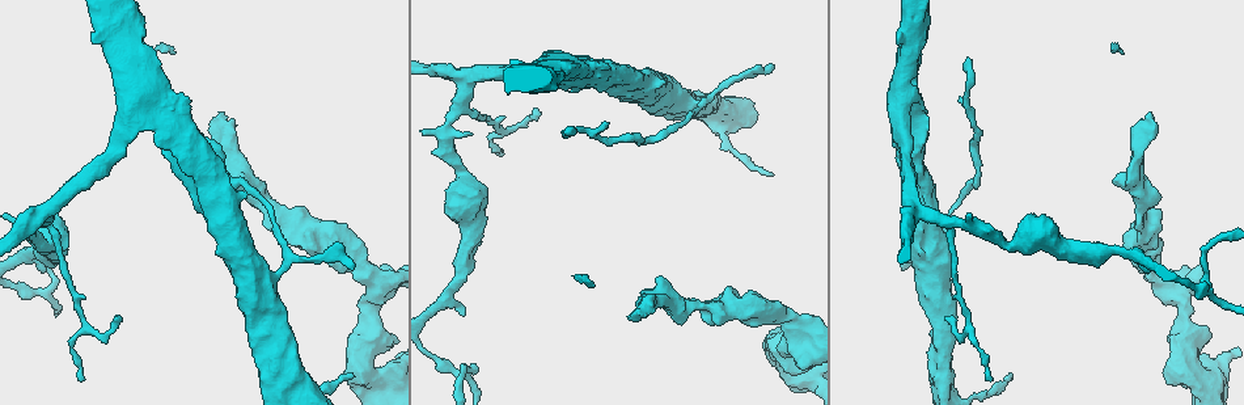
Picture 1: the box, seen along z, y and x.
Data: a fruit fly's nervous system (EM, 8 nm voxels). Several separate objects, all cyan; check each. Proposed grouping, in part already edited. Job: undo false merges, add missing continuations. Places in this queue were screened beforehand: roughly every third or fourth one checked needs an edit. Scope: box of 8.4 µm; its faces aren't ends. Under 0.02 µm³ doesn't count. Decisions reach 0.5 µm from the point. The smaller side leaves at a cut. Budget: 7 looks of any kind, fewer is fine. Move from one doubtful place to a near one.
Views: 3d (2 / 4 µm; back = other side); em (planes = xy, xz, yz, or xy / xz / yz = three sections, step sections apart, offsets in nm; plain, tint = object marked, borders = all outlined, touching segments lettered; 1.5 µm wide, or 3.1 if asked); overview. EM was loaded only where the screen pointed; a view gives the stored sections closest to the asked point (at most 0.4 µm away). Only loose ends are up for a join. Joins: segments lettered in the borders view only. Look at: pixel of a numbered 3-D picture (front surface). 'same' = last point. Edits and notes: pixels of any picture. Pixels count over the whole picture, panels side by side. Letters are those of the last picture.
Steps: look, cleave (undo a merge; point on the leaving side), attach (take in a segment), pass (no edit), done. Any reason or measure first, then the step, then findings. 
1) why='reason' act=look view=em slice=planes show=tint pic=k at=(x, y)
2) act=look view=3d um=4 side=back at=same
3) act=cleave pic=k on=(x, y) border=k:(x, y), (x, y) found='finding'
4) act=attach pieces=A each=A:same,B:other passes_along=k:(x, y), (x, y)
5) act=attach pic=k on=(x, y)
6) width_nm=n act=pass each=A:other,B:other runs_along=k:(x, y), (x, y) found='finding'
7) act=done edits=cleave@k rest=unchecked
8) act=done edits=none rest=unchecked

why='sudden change in width' act=look view=em slice=yz step=4 show=borders pic=1 at=(691, 104)

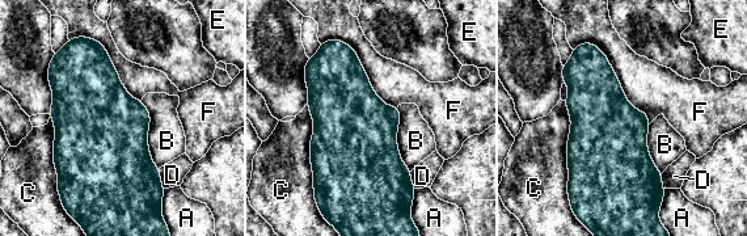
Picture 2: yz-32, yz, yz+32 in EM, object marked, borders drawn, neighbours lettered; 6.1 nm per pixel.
act=pass each=A:other,B:other,C:other,D:other,E:other,F:other border=2:(564, 101), (568, 199), (591, 231) found='one neuron here'

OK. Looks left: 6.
why='tapers out' act=look view=em slice=planes show=borders pic=1 at=(952, 319)

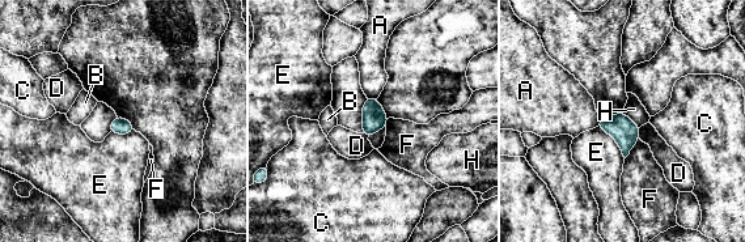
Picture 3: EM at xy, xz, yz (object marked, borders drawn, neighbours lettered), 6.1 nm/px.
longest_contact=E:260nm act=pass each=A:other,B:other,C:other,D:other,E:other,F:other,H:other border=3:(385, 126), (368, 138) found='no lettered segment goes on from it'

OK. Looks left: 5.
why='an open end' act=look view=3d um=2 pic=1 at=(566, 133)

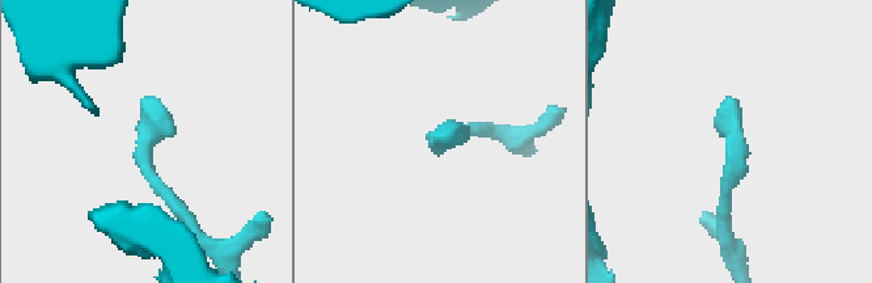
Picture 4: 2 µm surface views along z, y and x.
why='need the tissue' act=look view=em slice=xz step=4 show=tint pic=4 at=(735, 102)

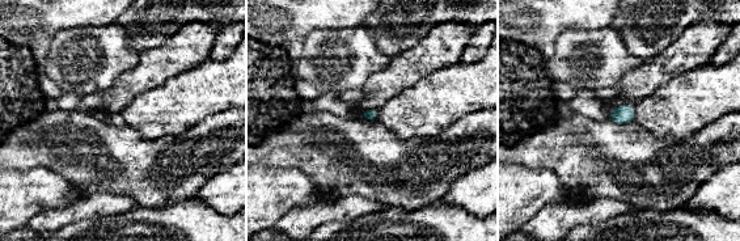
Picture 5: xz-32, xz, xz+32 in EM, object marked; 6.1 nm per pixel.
act=look view=em slice=planes show=borders at=same

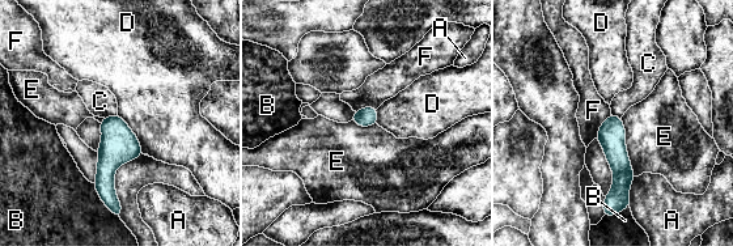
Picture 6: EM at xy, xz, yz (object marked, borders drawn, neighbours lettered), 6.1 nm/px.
width_nm=120 act=pass each=A:other,B:other,C:other,D:other,E:other,F:other runs_along=6:(613, 118), (619, 193), (611, 200) found='none of them fits'

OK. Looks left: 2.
act=done edits=none rest=unchecked

